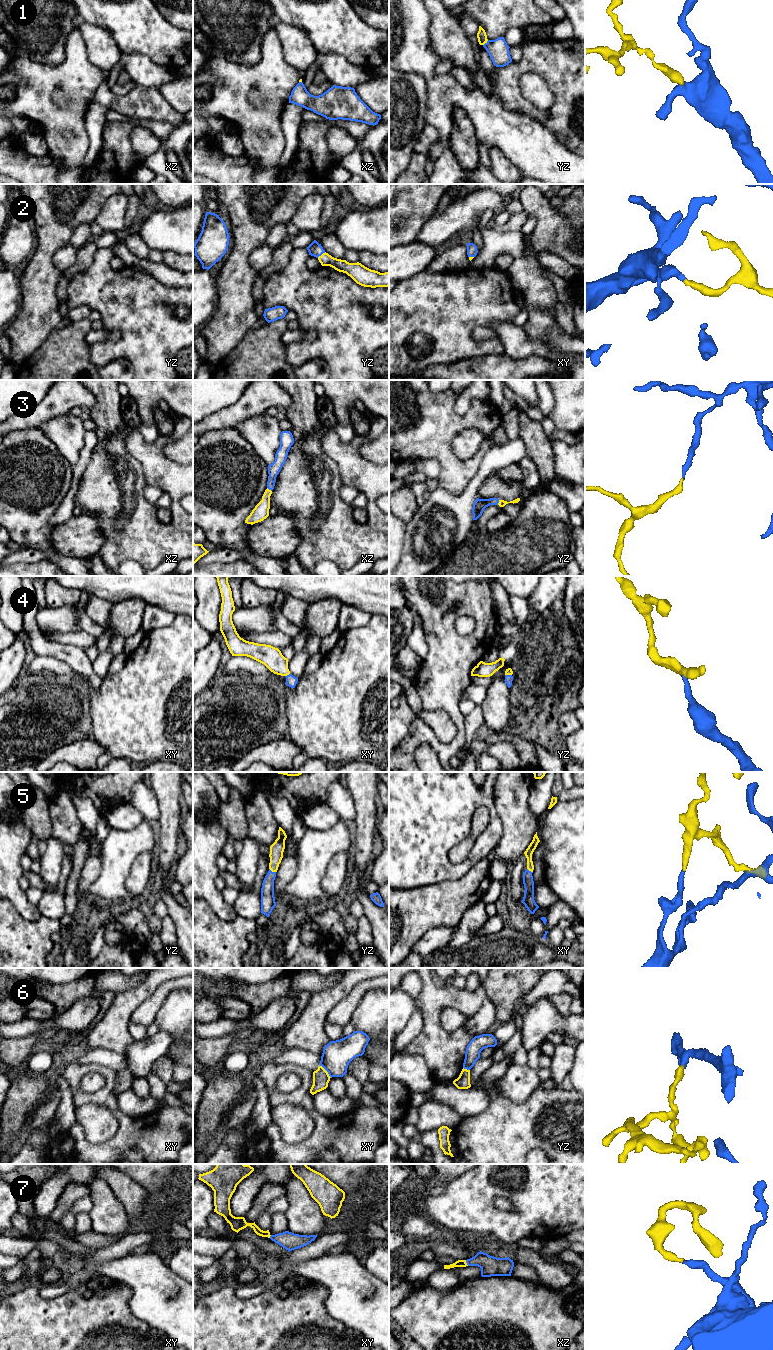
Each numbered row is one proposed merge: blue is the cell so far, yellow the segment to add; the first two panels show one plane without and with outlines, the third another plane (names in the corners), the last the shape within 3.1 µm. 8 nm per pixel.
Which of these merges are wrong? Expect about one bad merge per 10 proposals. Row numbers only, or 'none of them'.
6

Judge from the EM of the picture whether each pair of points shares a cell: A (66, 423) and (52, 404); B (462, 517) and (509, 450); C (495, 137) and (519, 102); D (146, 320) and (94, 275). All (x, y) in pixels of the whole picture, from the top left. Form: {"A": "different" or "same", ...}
{"A": "different", "B": "same", "C": "different", "D": "same"}

